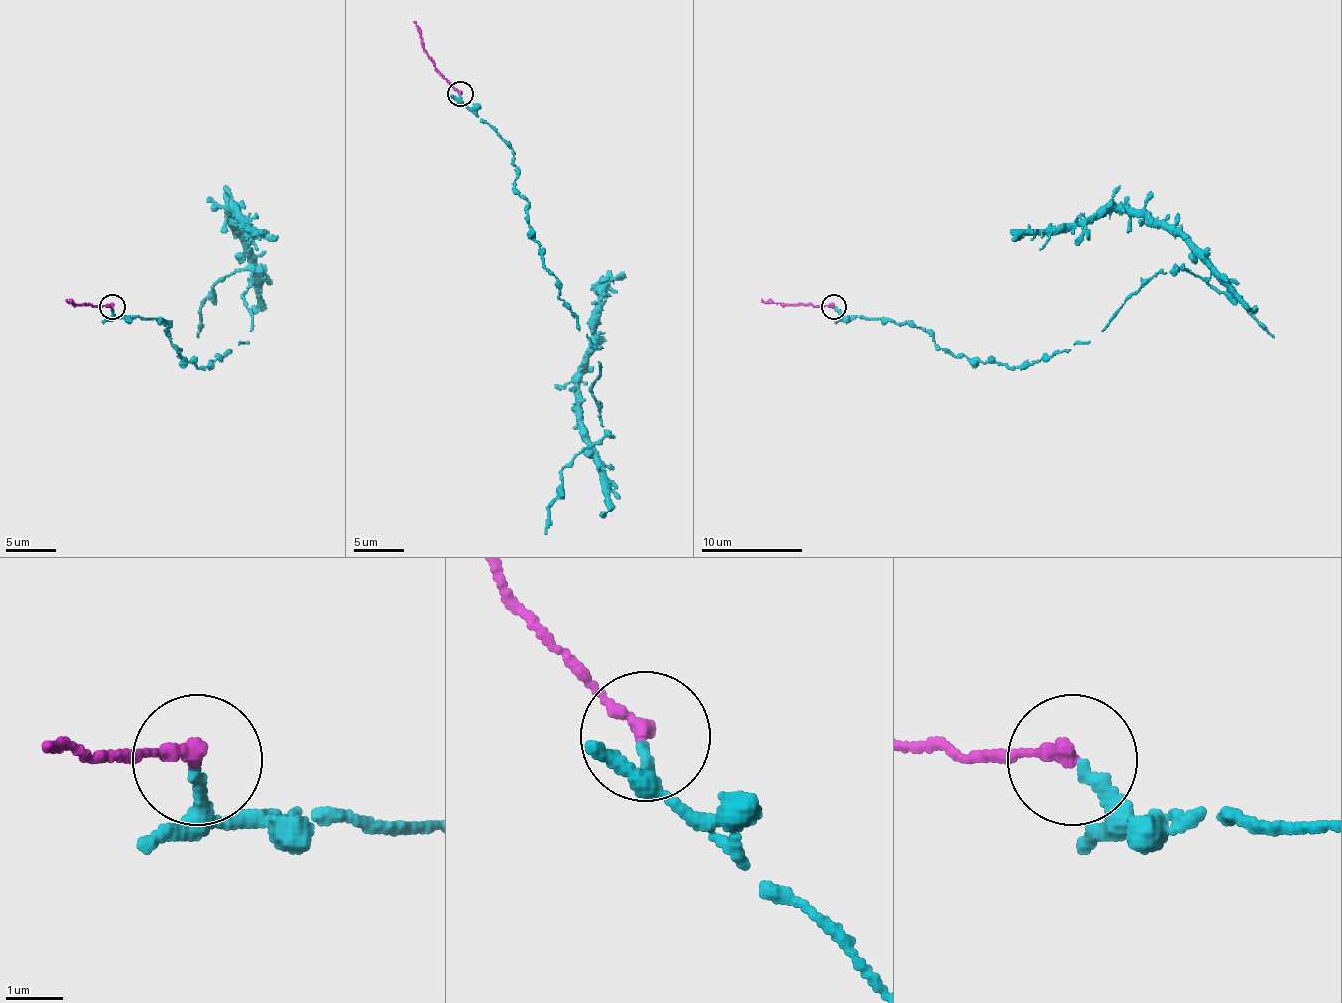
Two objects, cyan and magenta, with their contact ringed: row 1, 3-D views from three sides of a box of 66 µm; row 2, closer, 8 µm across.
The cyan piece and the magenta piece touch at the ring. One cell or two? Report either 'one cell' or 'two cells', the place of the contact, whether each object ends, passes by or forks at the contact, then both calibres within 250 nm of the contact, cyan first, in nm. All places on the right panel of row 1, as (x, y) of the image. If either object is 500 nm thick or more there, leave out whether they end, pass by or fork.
one cell | (834, 307) | cyan ends | magenta ends | 200/280 nm

